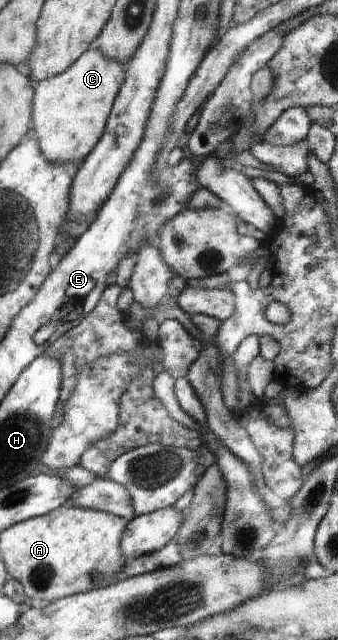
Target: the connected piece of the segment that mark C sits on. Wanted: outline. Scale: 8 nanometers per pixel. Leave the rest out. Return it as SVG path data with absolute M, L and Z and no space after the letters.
M93 47L82 53L81 58L71 68L66 69L66 72L36 83L37 96L34 97L33 116L34 131L36 137L38 137L38 145L41 147L42 154L49 162L81 164L94 150L100 137L104 134L110 111L120 92L122 83L124 83L124 69L125 65L123 63L104 57L102 53L98 53L98 49Z

